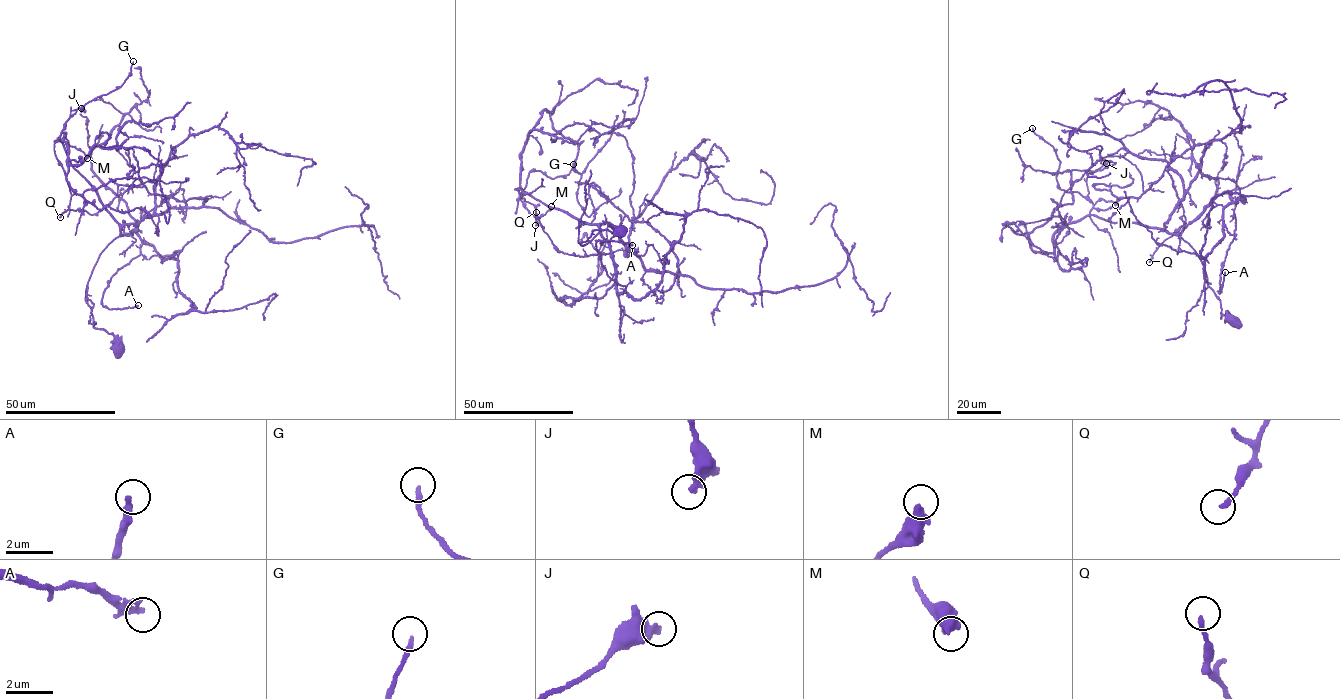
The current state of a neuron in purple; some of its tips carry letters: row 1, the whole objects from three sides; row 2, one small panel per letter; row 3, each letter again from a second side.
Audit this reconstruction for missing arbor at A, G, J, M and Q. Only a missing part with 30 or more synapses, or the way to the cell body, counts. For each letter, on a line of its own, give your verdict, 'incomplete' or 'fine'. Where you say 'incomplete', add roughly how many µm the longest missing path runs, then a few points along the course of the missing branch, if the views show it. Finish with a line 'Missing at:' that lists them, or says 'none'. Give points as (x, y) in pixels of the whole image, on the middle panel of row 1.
A: fine
G: fine
J: fine
M: fine
Q: fine
Missing at: none

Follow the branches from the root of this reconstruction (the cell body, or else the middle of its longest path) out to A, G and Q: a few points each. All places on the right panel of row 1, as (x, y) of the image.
A: (1233, 321), (1220, 318), (1202, 261), (1178, 235), (1225, 193), (1235, 223), (1219, 293), (1225, 272)
G: (1233, 321), (1220, 318), (1188, 244), (1090, 214), (1091, 201), (1060, 189), (1060, 161), (1032, 128)
Q: (1233, 321), (1220, 318), (1200, 258), (1165, 229), (1183, 198), (1174, 170), (1185, 224), (1149, 262)

